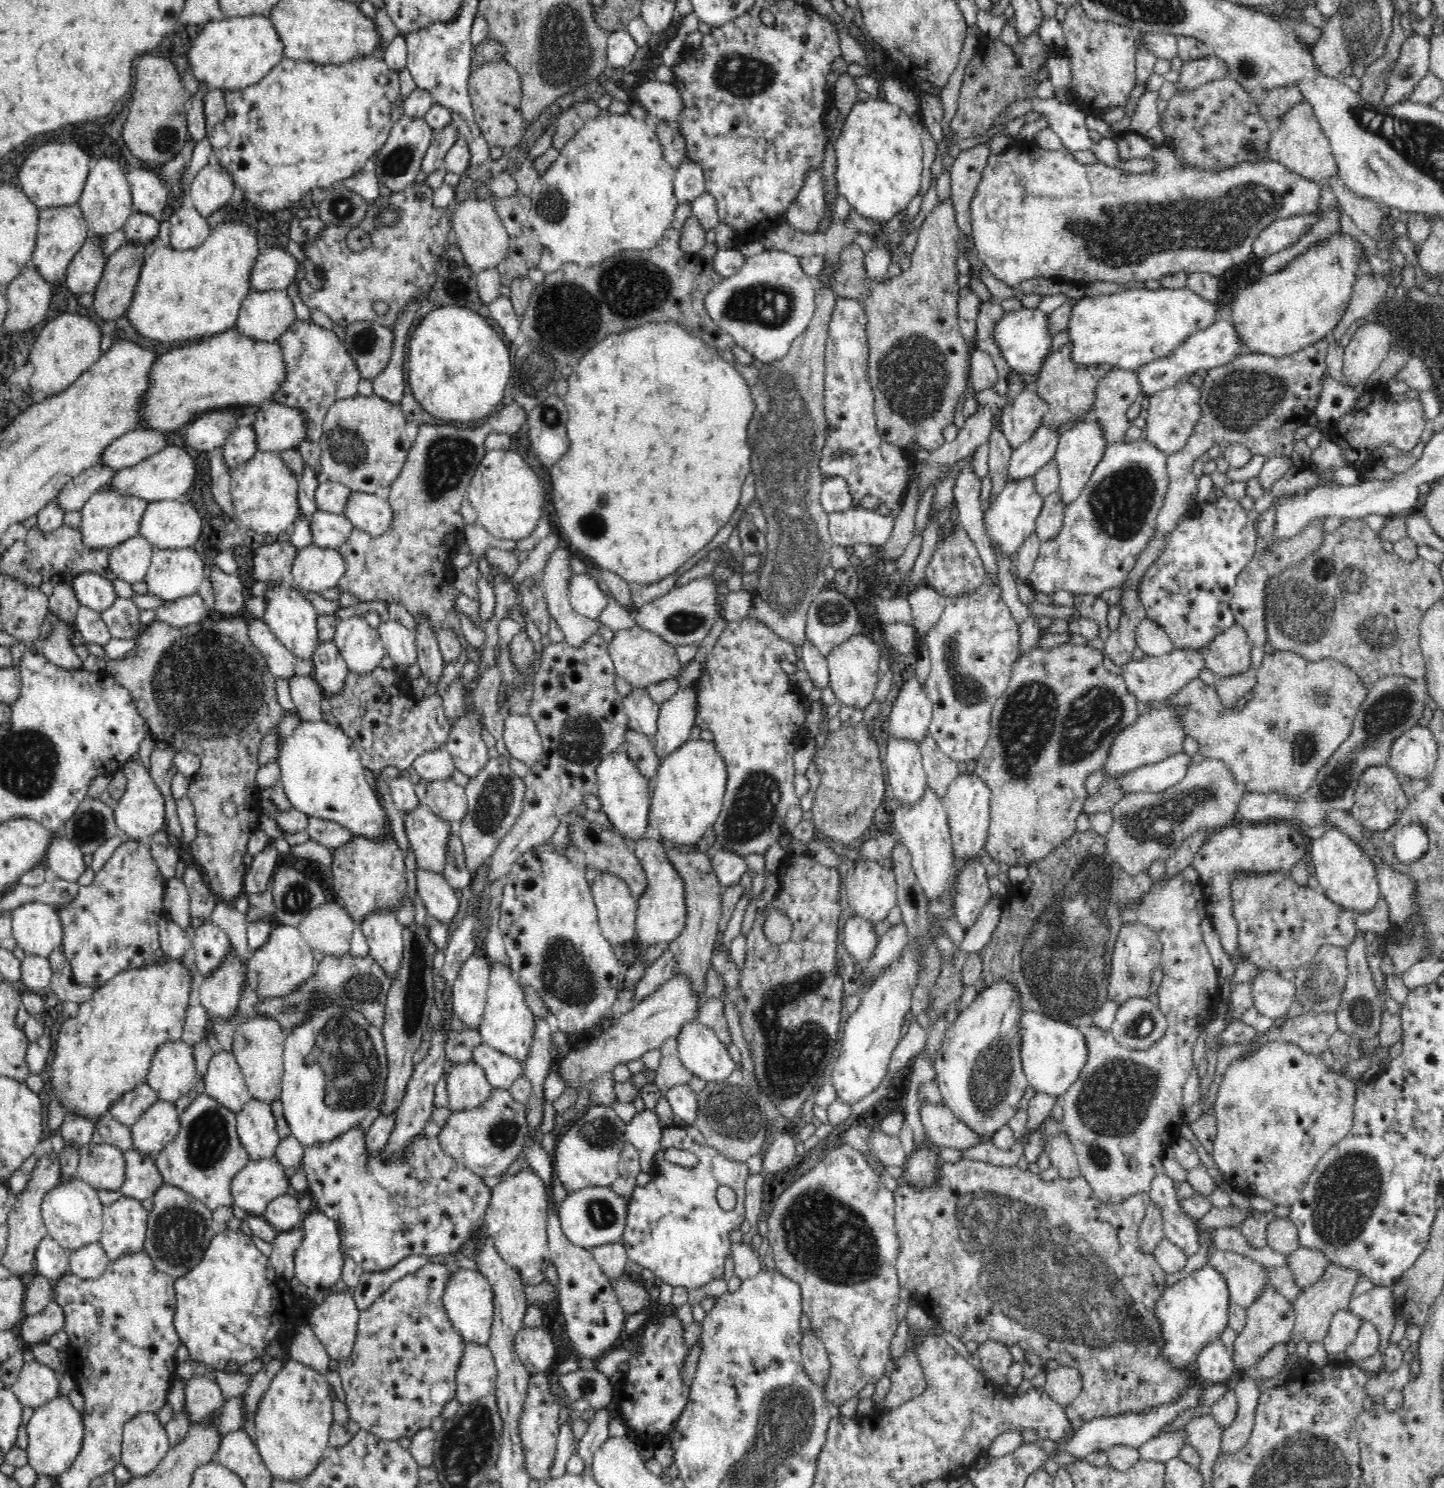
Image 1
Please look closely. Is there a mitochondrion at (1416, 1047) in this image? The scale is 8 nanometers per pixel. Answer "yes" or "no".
no

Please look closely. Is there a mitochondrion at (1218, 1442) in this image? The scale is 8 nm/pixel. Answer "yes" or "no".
no

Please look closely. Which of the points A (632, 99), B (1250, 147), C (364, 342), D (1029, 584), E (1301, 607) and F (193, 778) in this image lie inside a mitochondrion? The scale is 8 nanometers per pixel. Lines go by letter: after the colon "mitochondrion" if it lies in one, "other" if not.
A: other
B: mitochondrion
C: mitochondrion
D: other
E: mitochondrion
F: other

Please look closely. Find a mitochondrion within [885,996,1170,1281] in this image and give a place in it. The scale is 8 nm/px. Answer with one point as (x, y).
(1116, 1099)

